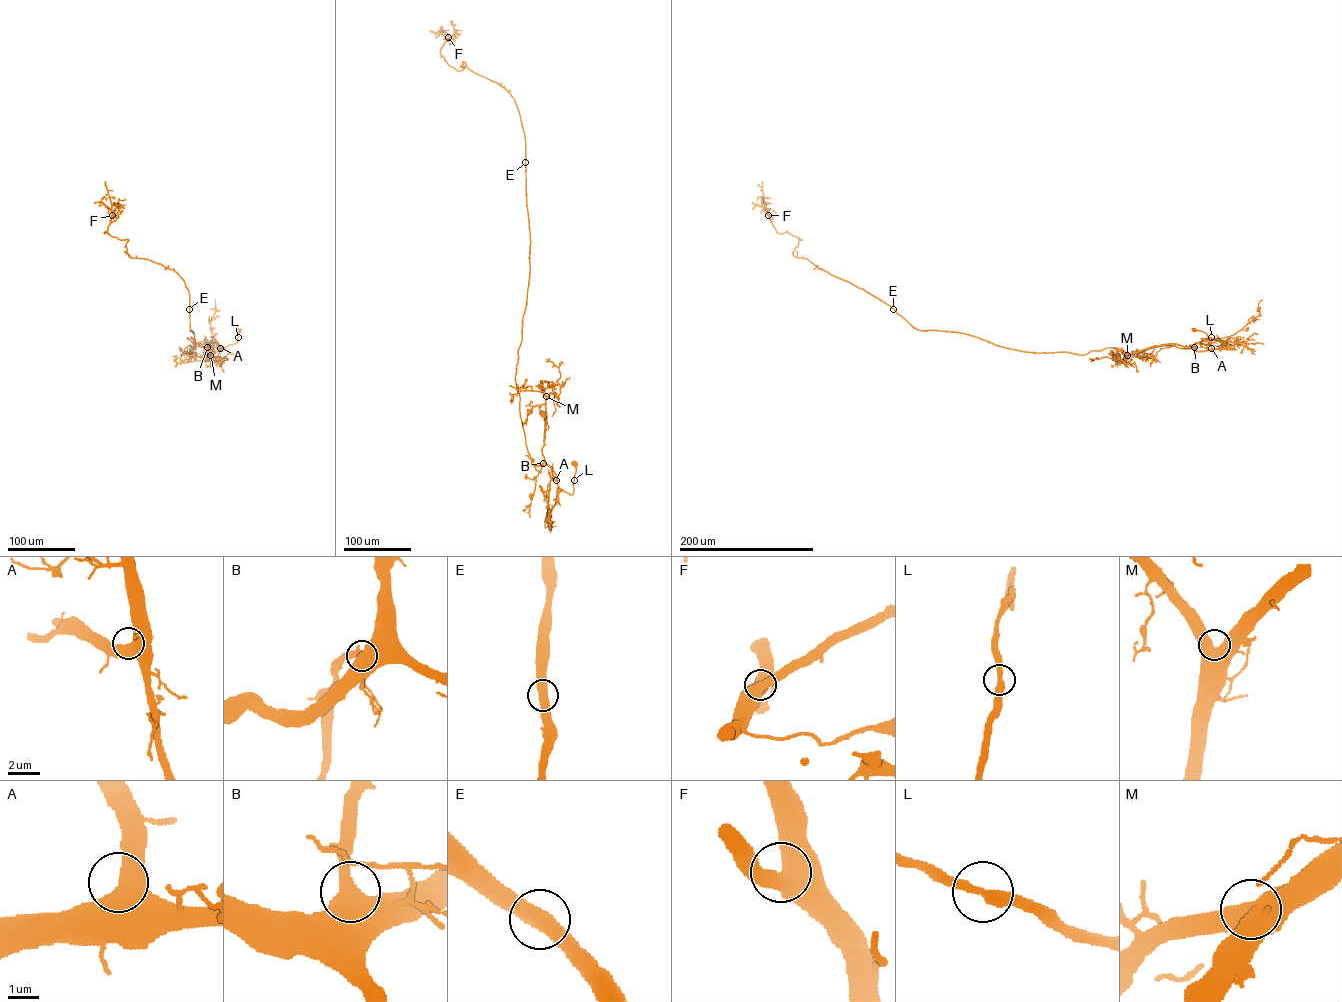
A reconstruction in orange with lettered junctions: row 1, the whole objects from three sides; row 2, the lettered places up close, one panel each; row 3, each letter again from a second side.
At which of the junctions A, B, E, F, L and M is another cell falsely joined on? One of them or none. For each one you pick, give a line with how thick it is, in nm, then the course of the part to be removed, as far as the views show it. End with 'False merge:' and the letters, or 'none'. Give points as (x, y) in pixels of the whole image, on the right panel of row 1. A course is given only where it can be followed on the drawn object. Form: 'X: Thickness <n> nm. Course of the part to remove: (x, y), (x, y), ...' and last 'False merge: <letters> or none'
False merge: none

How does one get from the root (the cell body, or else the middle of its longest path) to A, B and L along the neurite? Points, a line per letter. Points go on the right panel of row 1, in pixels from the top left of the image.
A: (1194, 330), (1225, 343), (1218, 348), (1211, 348)
B: (1194, 330), (1225, 343), (1203, 351), (1194, 347)
L: (1194, 330), (1202, 331), (1211, 337)

